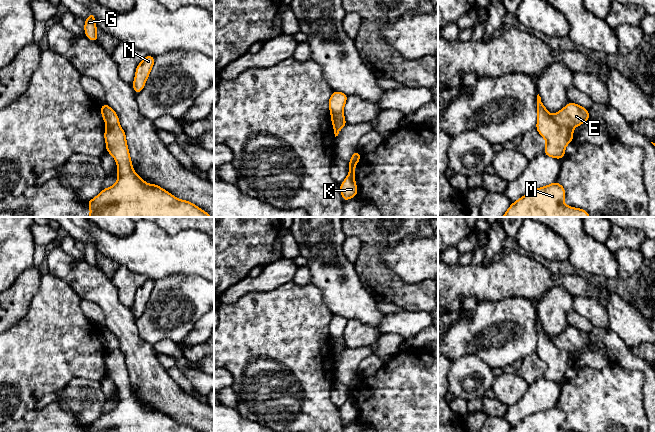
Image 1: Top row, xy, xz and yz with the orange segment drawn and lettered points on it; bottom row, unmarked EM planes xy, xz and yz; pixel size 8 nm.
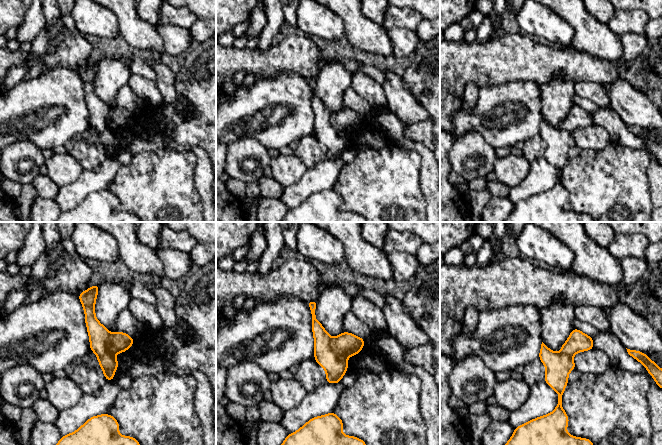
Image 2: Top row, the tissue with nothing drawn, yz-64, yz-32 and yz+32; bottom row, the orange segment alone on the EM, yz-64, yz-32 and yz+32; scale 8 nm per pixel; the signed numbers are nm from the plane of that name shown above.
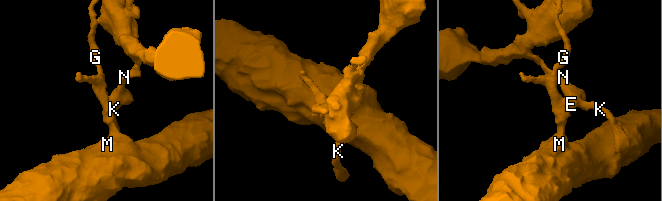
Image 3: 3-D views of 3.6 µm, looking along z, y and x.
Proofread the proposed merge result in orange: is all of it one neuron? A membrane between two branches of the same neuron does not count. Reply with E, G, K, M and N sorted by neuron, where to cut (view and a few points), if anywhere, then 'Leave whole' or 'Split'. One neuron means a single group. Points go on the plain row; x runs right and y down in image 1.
Groups: E K N / G M. Split along yz (552, 341), (560, 349), (571, 354). Split

